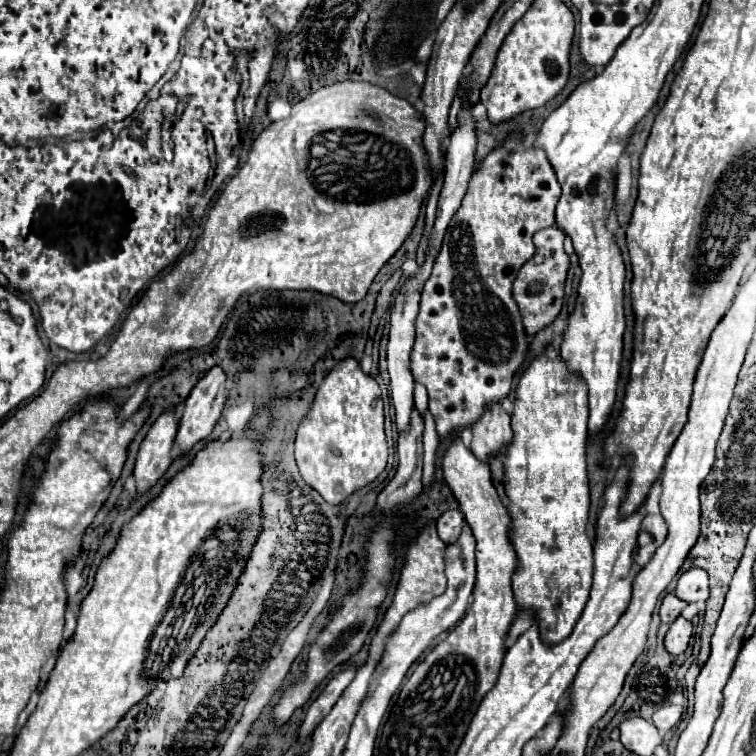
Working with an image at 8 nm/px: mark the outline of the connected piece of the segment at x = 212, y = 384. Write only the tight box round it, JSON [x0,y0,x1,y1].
[174,367,226,455]

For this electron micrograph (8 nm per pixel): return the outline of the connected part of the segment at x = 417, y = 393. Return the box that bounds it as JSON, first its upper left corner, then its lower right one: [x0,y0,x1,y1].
[414,383,428,413]

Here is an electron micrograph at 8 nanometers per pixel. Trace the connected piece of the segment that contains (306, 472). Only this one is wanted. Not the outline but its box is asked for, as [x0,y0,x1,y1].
[298,357,386,503]

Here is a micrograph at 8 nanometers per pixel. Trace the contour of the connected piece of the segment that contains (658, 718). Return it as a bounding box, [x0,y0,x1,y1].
[652,705,682,733]

